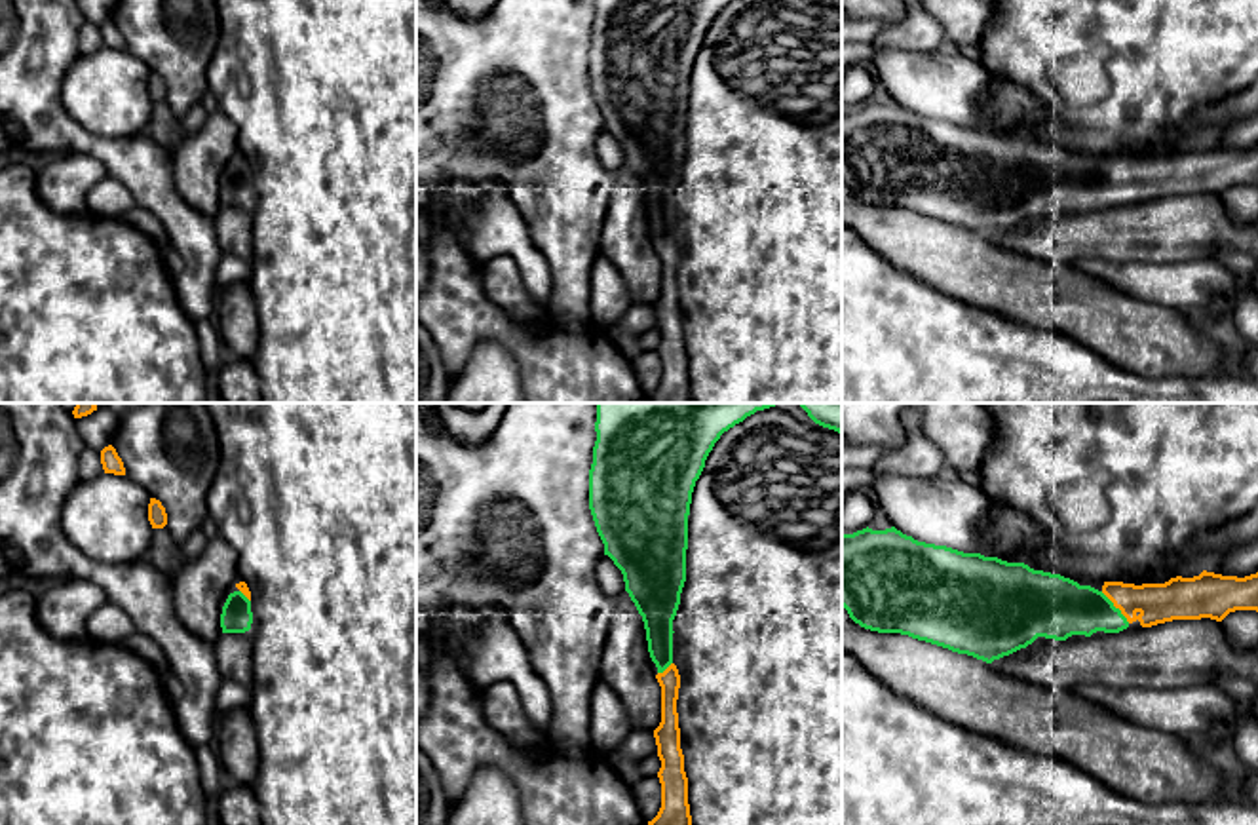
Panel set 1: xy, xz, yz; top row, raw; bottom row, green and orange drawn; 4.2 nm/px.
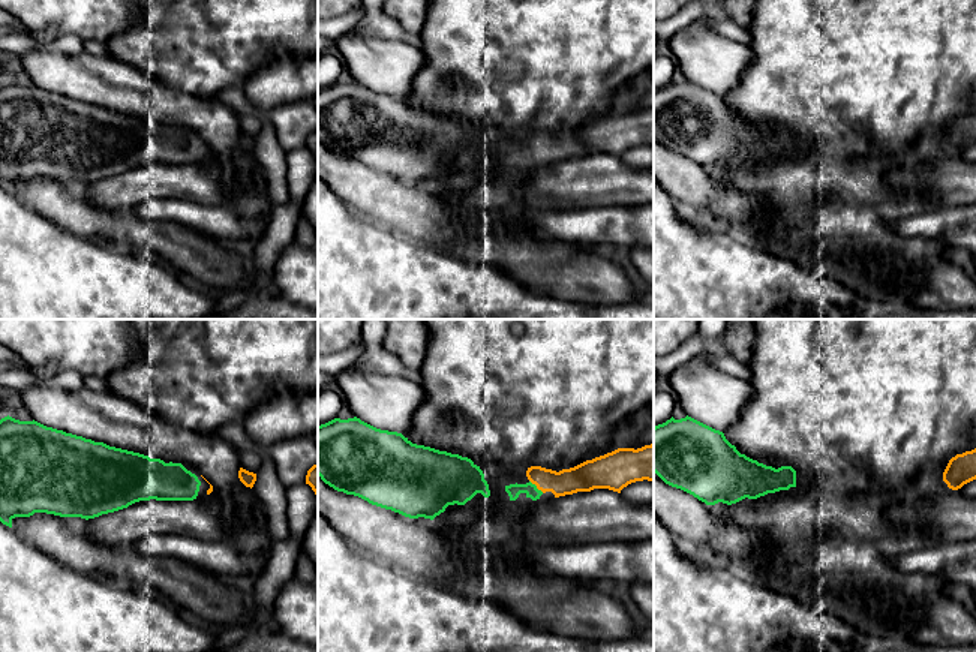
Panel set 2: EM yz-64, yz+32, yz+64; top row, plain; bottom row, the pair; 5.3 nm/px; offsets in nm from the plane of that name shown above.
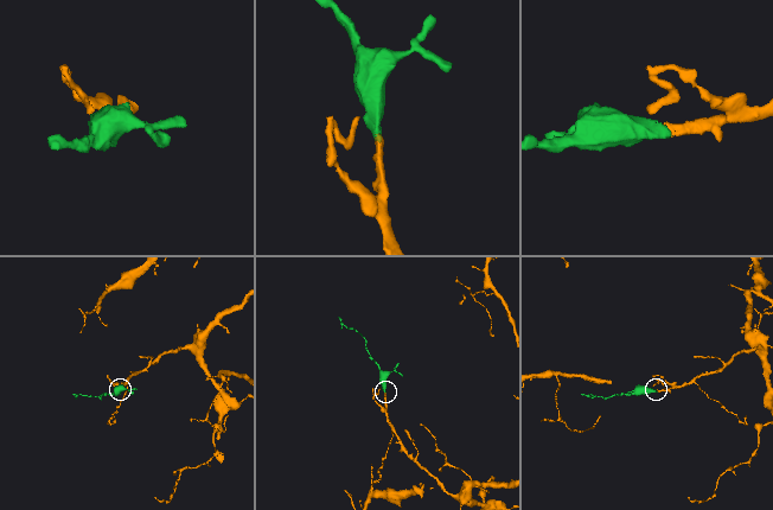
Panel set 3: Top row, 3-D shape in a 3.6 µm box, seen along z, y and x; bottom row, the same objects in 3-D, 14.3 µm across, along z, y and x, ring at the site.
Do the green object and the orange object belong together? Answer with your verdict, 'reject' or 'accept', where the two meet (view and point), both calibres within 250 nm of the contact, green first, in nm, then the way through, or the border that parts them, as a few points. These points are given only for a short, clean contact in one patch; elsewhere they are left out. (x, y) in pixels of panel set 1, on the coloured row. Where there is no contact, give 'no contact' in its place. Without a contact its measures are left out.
accept | yz (1114, 607) | 260/170 nm | across yz (1055, 607), (1114, 607), (1158, 603)

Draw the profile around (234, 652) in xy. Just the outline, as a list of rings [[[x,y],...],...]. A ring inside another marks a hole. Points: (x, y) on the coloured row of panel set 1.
[[[220,633],[213,644],[222,679],[253,684],[253,641],[241,633]]]

